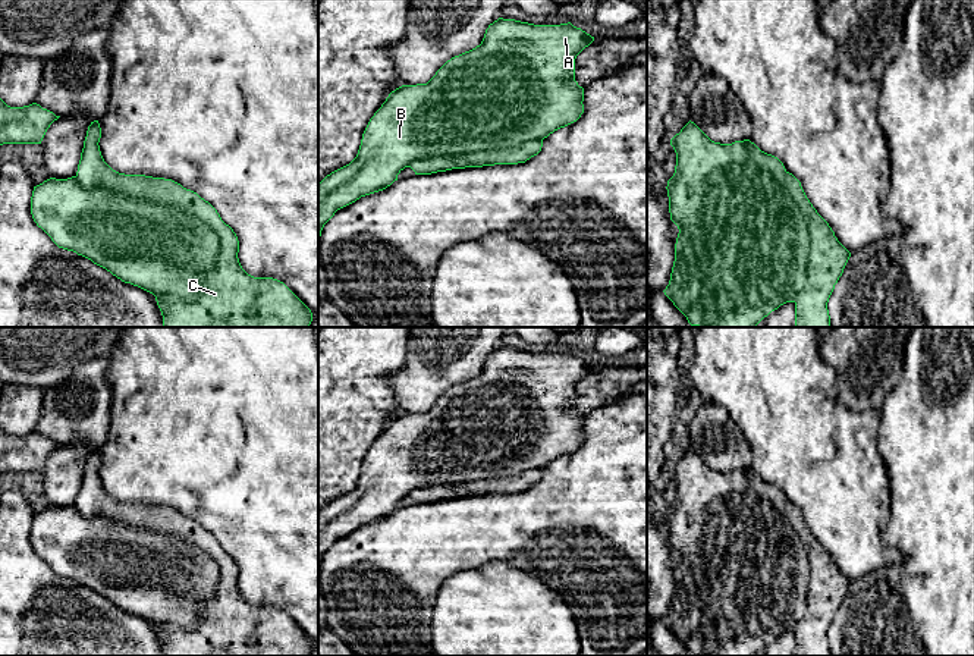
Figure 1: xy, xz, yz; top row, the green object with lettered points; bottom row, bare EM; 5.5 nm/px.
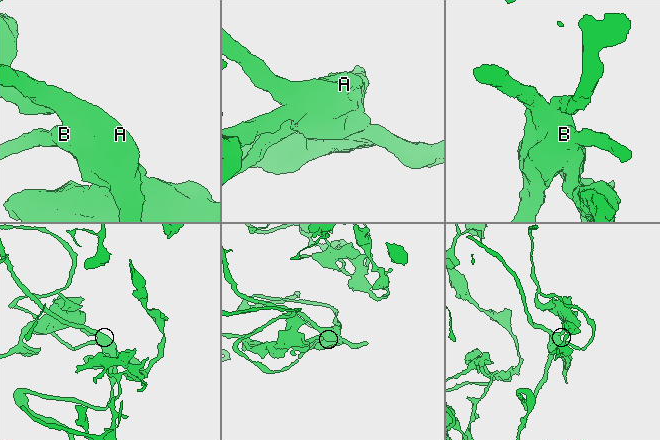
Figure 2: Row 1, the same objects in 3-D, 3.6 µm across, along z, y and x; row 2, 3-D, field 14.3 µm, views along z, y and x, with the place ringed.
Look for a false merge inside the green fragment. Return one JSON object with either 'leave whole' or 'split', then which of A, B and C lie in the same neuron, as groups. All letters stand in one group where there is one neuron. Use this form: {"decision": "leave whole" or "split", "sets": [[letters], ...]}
{"decision": "leave whole", "sets": [["A", "B", "C"]]}

